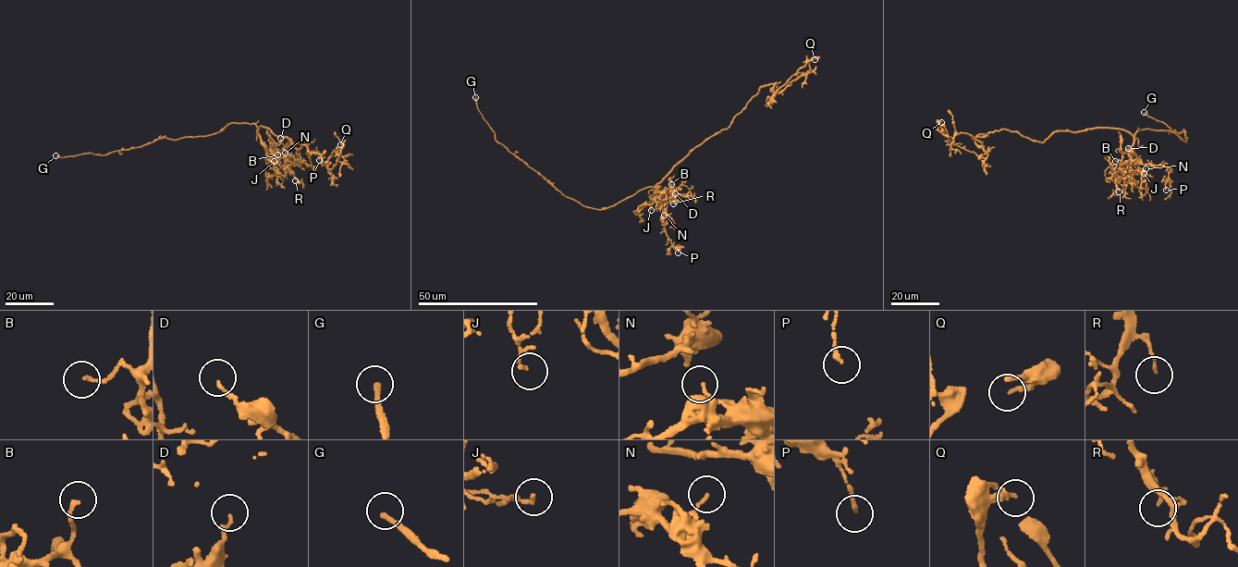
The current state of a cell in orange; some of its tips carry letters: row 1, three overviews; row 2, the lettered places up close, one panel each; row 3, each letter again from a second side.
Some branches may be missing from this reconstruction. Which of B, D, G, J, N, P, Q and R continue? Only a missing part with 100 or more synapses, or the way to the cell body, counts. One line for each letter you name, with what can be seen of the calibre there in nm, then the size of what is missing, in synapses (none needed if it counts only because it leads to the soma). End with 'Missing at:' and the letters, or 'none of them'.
G: 200 nm thick
Missing at: G

